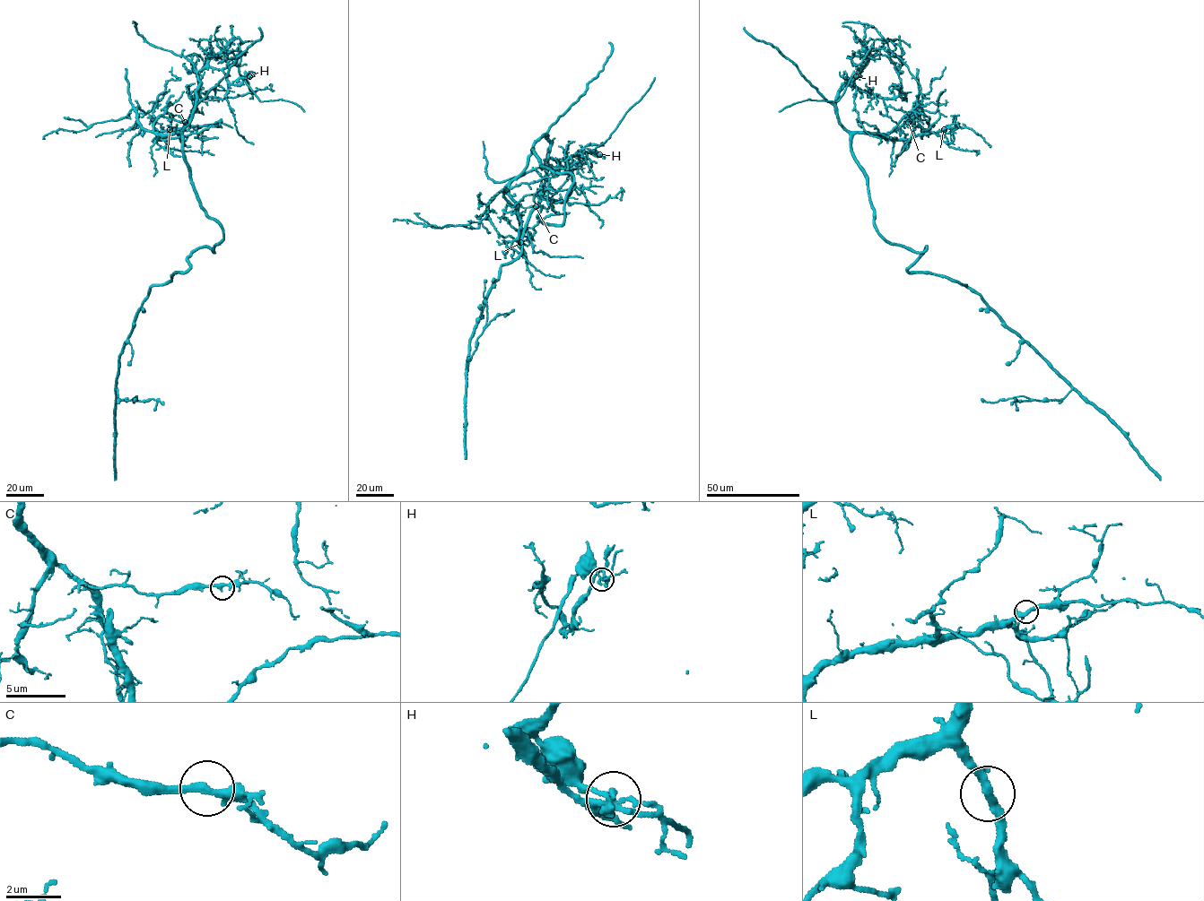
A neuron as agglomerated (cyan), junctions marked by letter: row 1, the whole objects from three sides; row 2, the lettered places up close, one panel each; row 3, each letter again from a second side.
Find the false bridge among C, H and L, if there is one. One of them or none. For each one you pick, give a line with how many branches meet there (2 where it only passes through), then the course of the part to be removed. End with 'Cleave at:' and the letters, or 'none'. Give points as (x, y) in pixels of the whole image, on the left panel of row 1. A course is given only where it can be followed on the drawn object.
H: branches 2; course (249, 77), (244, 77), (246, 83), (260, 101), (283, 99), (295, 103), (304, 111)
Cleave at: H

